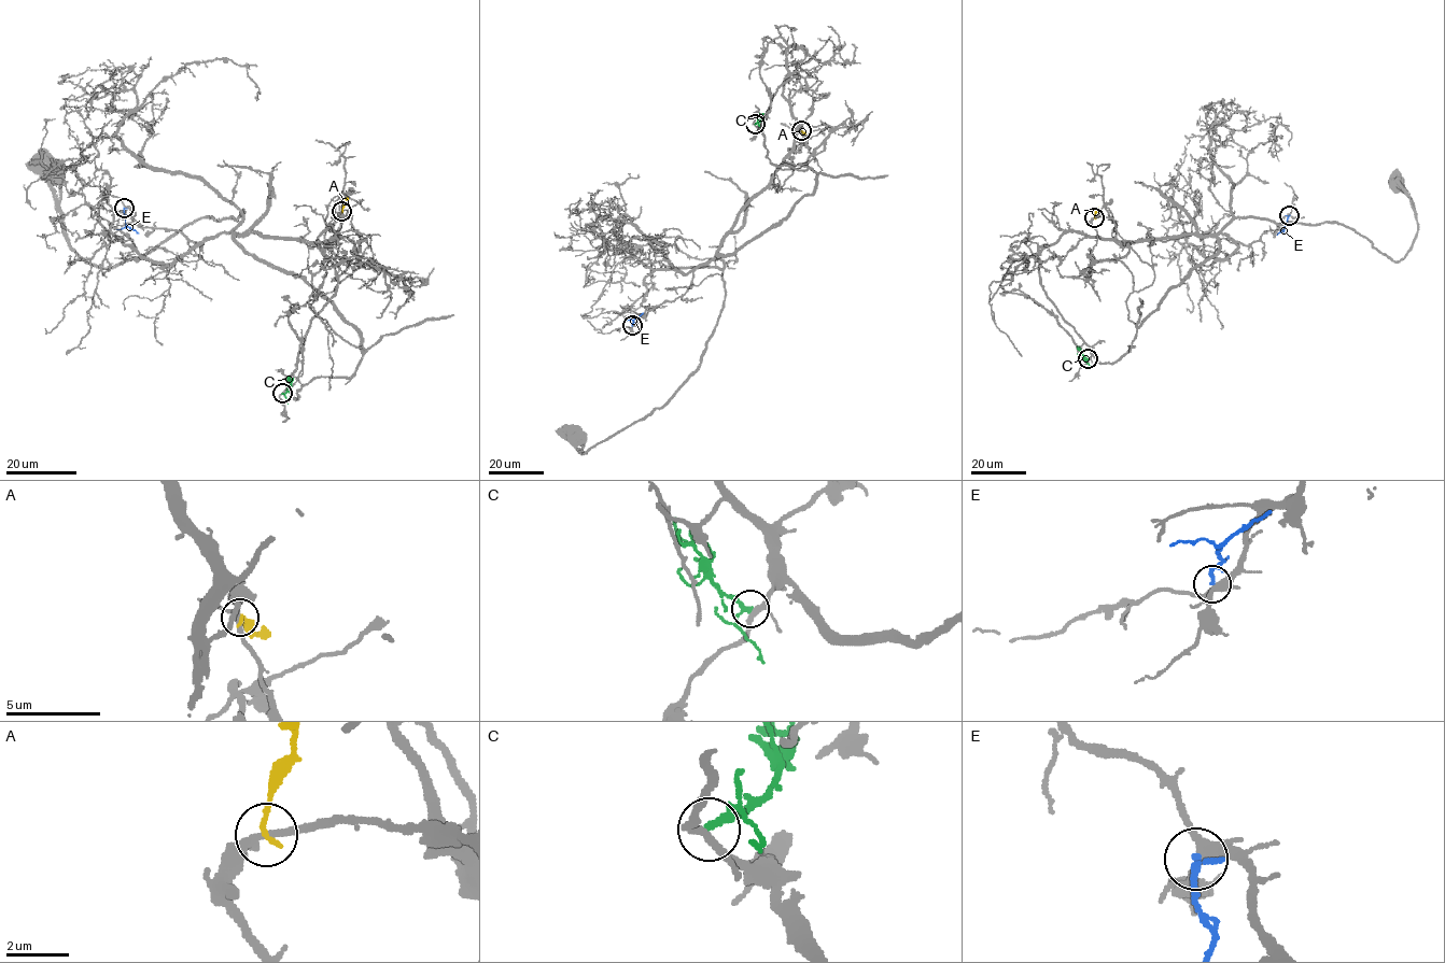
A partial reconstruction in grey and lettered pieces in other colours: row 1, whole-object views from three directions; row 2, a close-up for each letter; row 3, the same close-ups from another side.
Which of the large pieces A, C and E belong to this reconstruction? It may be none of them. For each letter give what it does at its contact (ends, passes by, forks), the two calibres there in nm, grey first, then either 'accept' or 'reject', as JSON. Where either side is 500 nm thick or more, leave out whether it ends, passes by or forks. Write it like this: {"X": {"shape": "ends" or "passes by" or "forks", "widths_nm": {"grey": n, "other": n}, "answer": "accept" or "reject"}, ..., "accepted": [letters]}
{"A": {"shape": "ends", "widths_nm": {"grey": 220, "other": 180}, "answer": "reject"}, "C": {"shape": "passes by", "widths_nm": {"grey": 220, "other": 190}, "answer": "reject"}, "E": {"shape": "passes by", "widths_nm": {"grey": 320, "other": 150}, "answer": "reject"}, "accepted": []}

